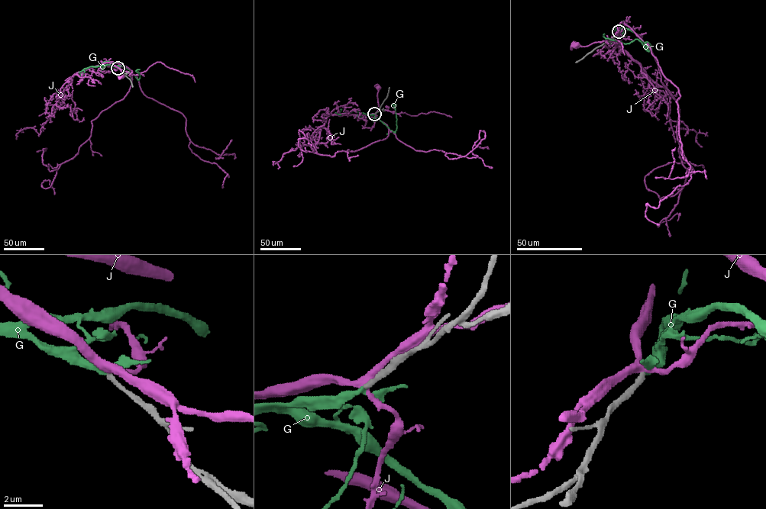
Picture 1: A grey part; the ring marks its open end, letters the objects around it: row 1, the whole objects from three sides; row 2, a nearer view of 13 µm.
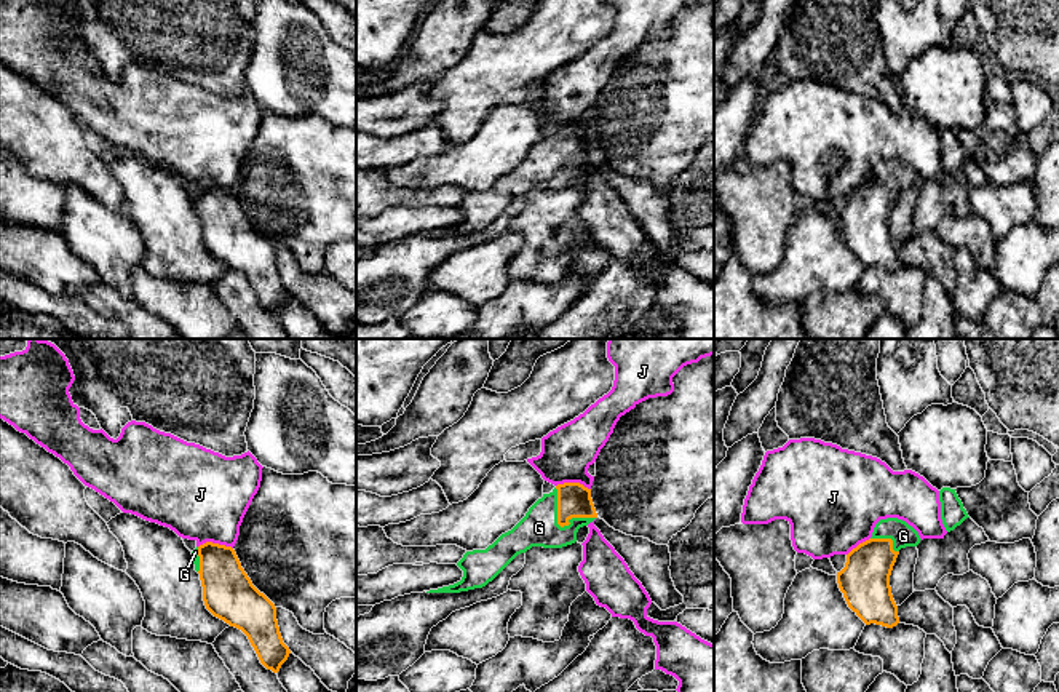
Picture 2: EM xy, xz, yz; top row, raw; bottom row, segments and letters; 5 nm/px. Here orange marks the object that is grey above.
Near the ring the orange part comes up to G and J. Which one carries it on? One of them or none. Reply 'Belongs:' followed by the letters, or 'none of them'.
Belongs: G

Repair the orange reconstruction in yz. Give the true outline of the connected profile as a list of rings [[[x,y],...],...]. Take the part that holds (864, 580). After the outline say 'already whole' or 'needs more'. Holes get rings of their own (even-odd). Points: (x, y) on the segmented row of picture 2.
[[[898,518],[880,519],[872,537],[847,555],[837,583],[848,607],[866,623],[893,628],[899,623],[890,575],[901,548],[917,547],[918,532]]]; needs more

